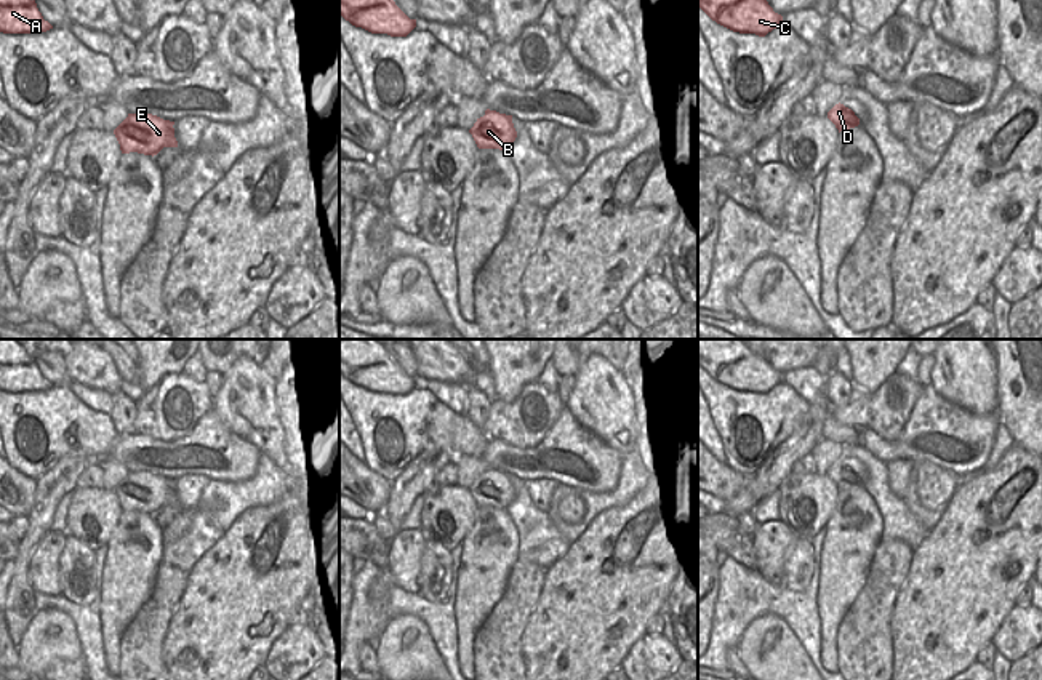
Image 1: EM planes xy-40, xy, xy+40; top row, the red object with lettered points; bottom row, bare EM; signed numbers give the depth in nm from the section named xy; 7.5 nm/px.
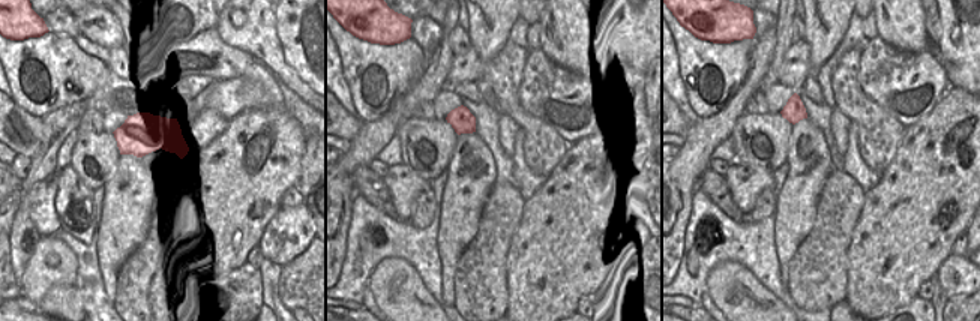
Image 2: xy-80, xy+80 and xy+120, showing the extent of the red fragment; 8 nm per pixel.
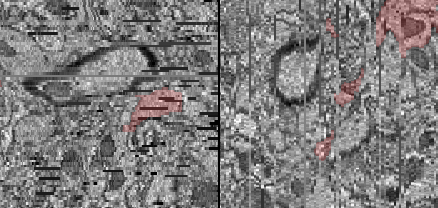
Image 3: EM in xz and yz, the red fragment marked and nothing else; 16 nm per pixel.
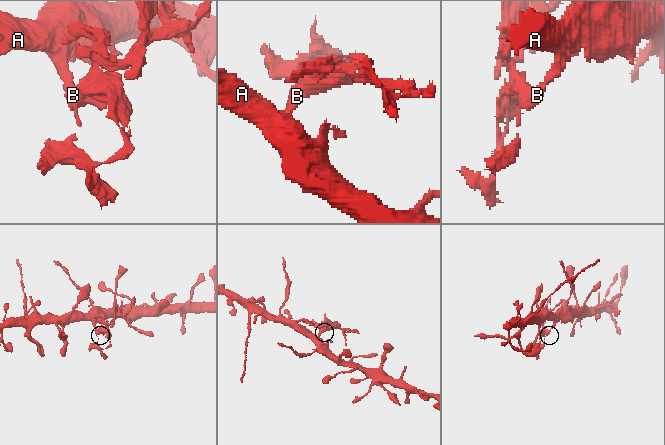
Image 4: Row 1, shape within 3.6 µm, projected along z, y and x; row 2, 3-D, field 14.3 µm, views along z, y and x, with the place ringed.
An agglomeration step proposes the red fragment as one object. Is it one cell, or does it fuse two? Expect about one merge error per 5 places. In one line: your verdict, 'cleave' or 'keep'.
cleave

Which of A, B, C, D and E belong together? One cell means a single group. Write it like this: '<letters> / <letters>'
A C D / B E

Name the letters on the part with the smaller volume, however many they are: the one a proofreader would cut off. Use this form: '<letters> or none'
B, E

